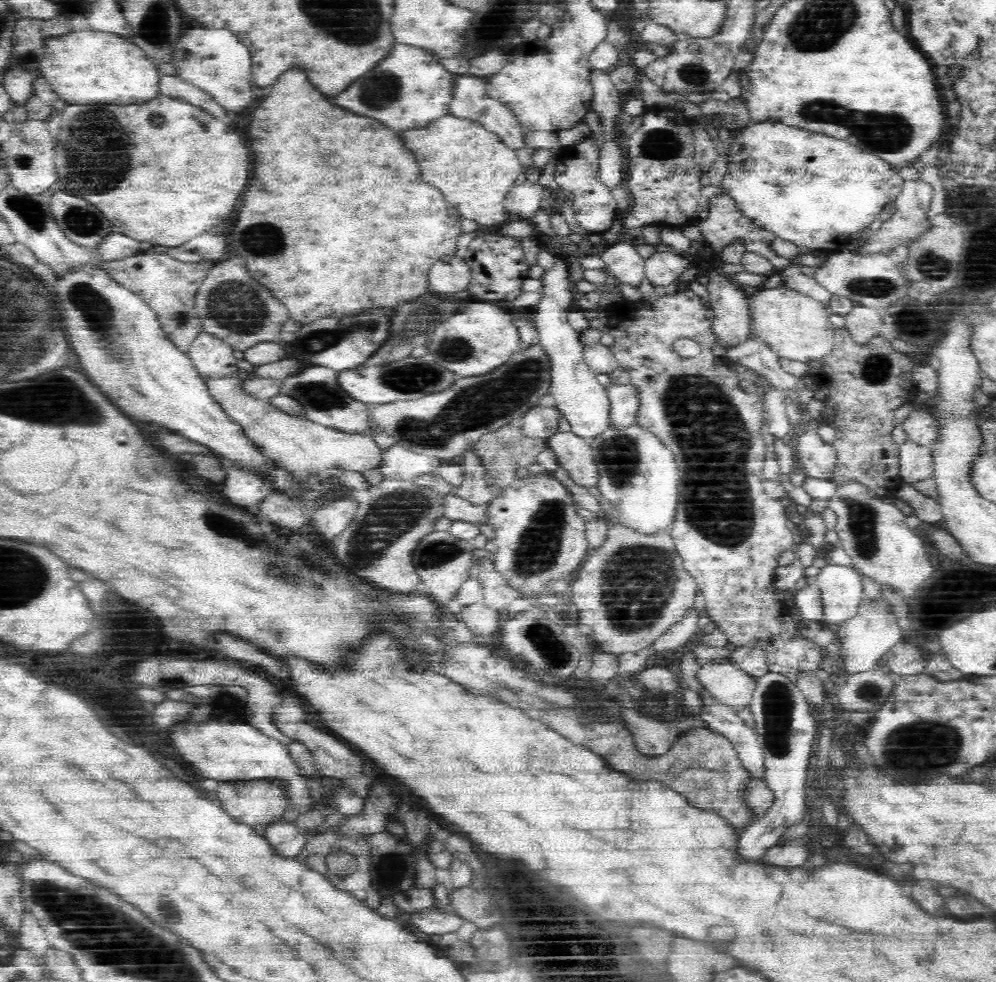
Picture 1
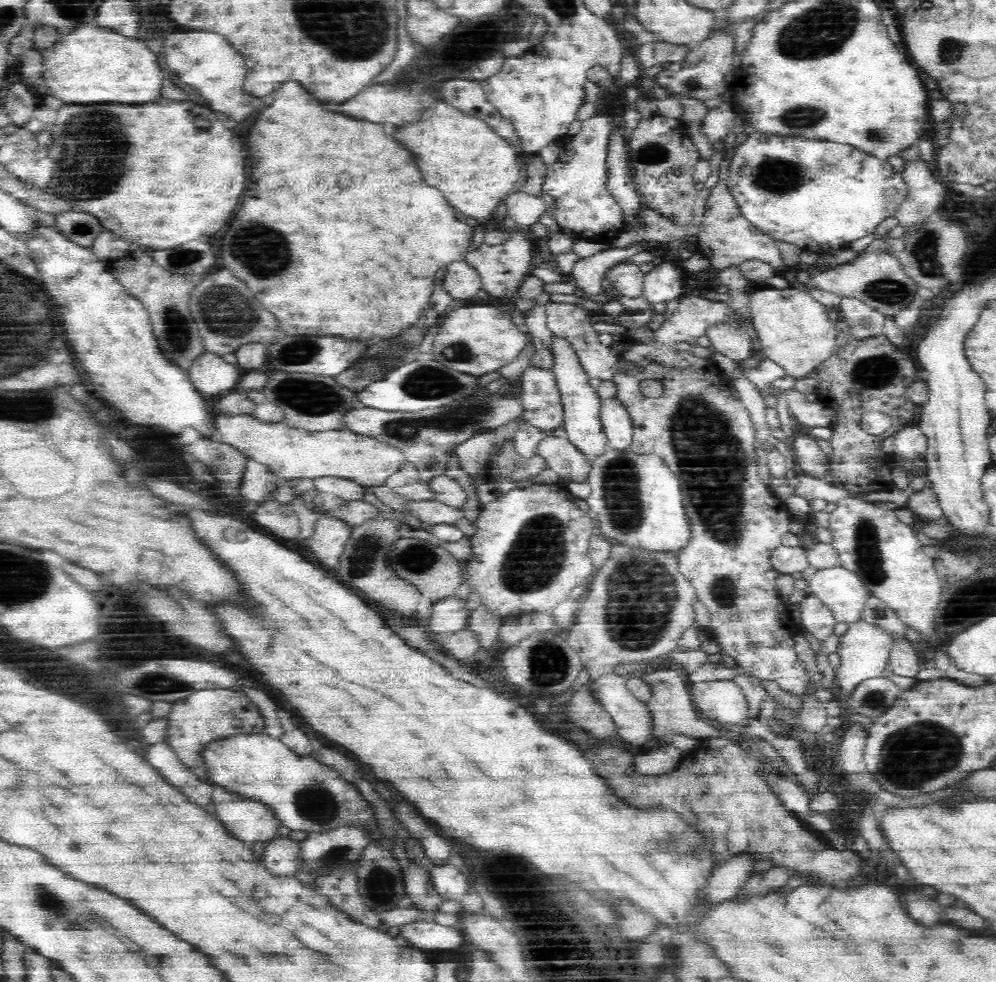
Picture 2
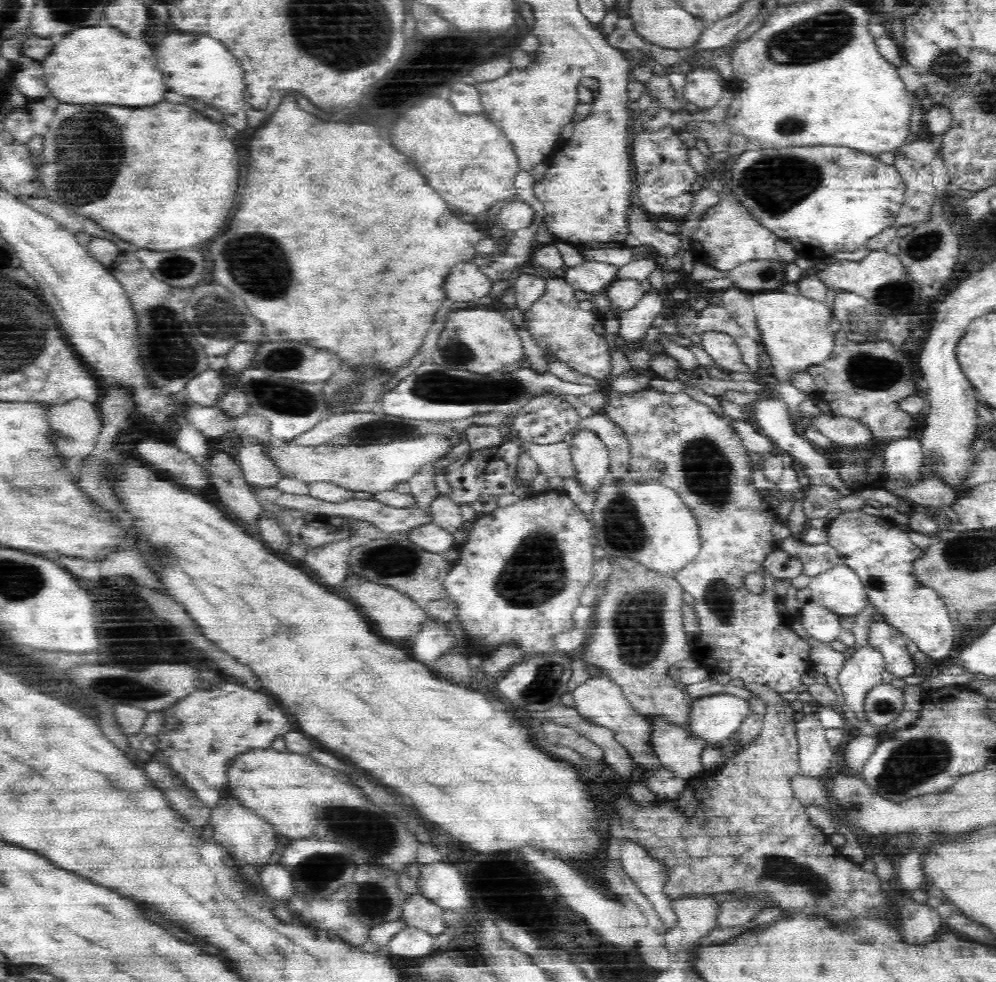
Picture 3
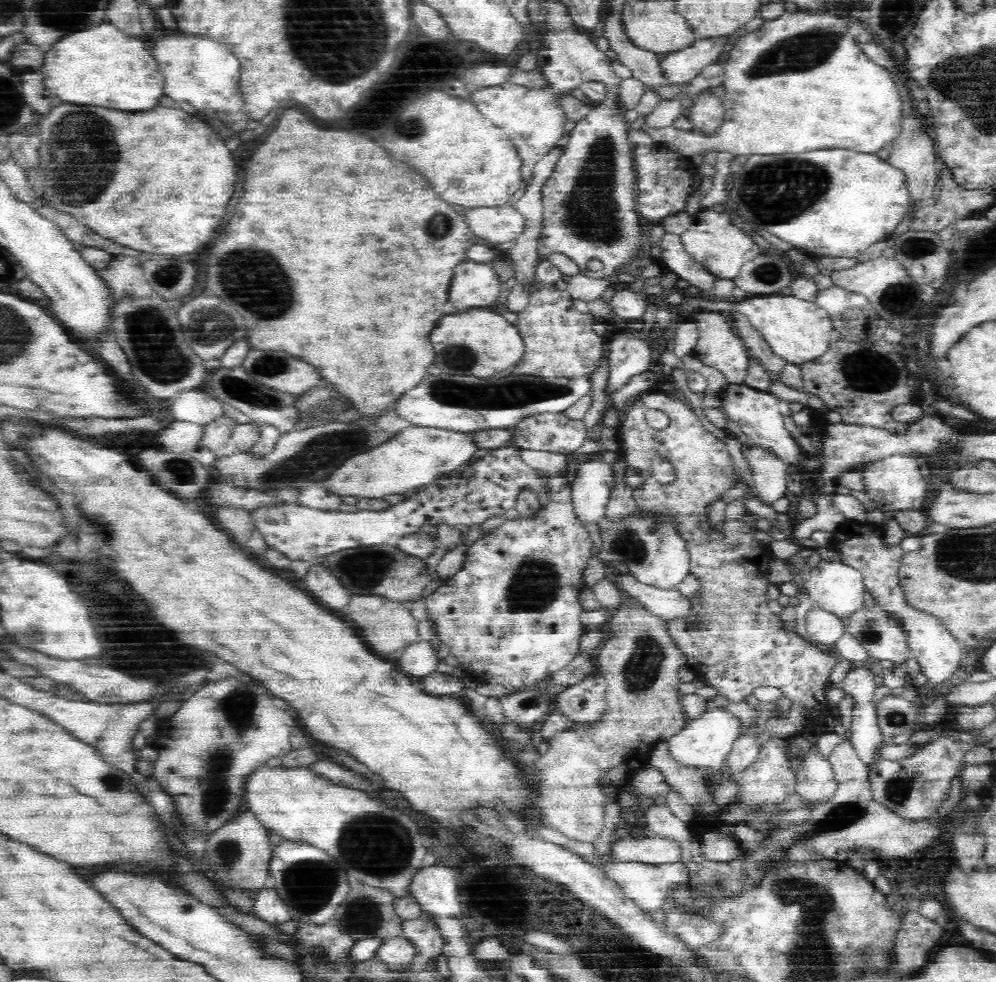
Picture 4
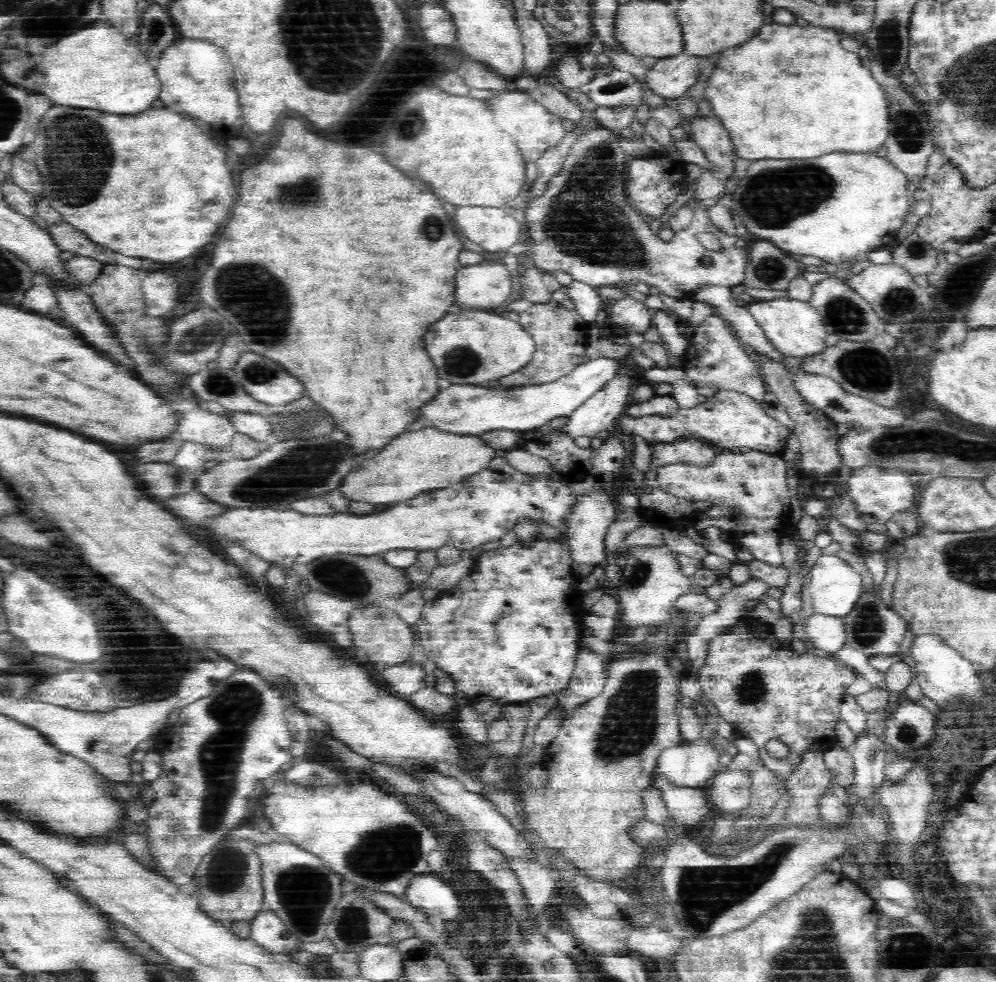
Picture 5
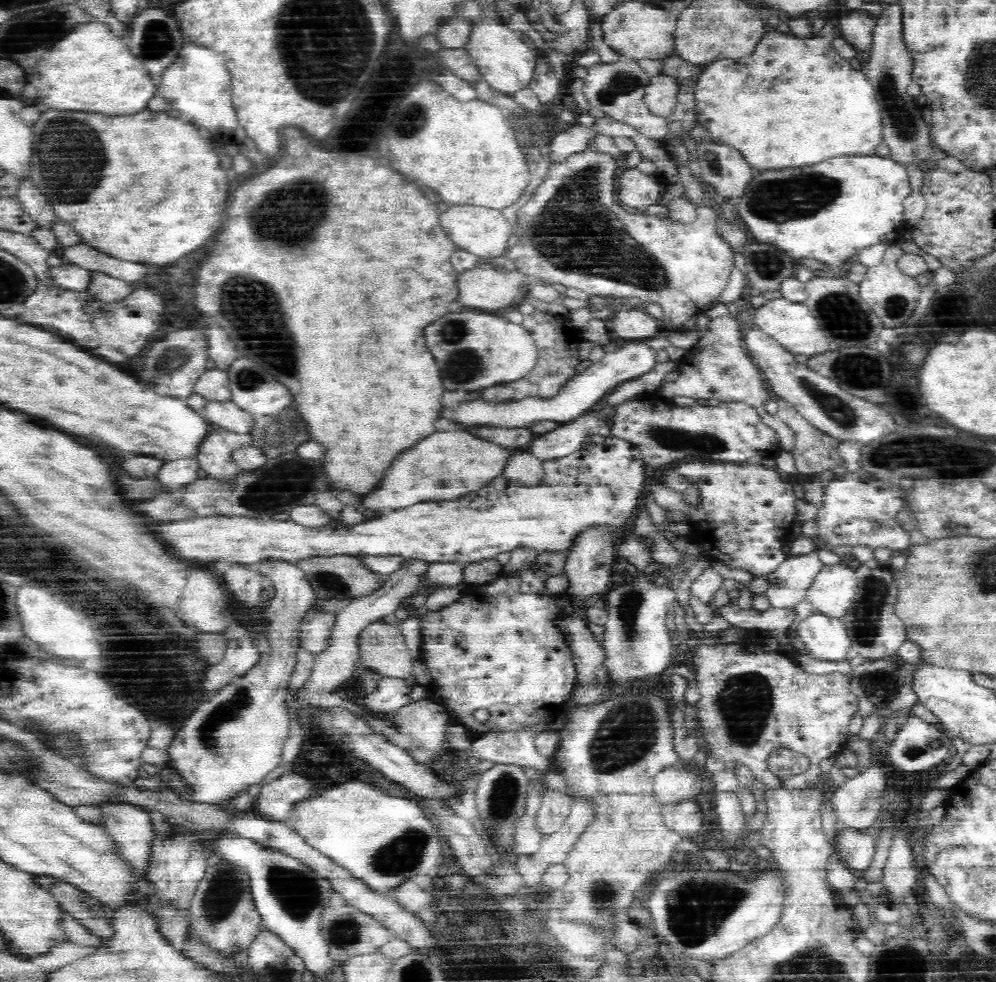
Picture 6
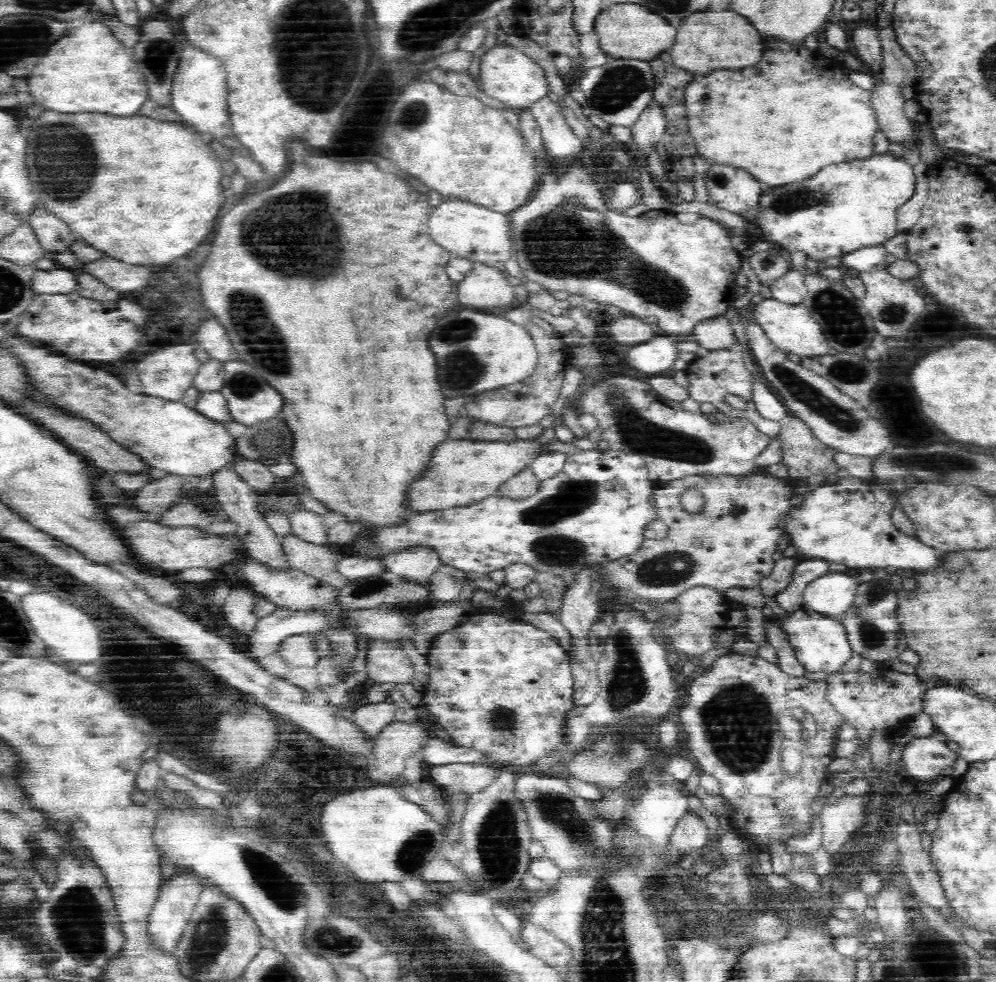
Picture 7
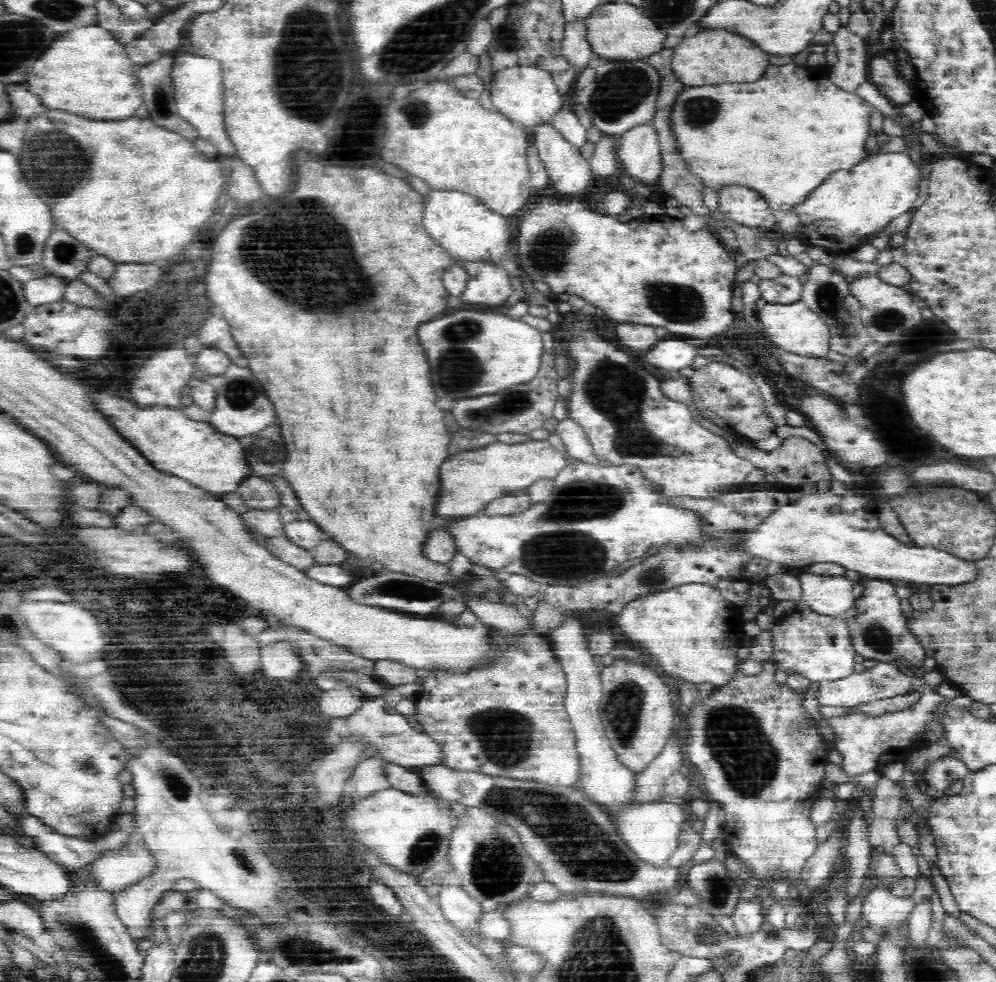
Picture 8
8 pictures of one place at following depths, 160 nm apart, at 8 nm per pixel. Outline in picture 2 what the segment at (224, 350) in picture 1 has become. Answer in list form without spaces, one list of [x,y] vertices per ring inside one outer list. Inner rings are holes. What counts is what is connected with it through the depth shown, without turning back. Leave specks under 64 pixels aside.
[[[207,349],[190,364],[190,379],[195,387],[212,399],[233,391],[244,373],[238,364],[226,362],[222,354]]]

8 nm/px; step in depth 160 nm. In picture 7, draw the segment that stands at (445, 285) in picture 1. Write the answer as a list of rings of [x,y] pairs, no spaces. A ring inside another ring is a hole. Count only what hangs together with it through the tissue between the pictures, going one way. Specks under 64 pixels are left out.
[[[476,262],[458,284],[459,302],[468,308],[508,306],[518,298],[519,285],[502,275],[500,269]]]

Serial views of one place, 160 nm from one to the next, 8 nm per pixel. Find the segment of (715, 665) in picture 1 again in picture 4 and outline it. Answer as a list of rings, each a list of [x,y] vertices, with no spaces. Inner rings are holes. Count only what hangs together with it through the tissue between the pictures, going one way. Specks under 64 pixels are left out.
[[[723,706],[714,707],[705,710],[697,718],[689,719],[688,724],[671,736],[669,747],[675,760],[683,764],[693,764],[700,768],[719,768],[729,755],[732,743],[740,736],[740,728],[742,728],[740,718],[736,718]]]

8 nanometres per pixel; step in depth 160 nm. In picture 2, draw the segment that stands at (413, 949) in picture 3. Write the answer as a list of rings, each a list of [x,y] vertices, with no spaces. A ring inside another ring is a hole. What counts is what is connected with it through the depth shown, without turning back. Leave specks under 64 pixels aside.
[[[431,917],[425,920],[412,920],[401,926],[399,932],[412,940],[411,946],[426,951],[458,948],[463,944],[463,931],[459,925],[443,926]]]

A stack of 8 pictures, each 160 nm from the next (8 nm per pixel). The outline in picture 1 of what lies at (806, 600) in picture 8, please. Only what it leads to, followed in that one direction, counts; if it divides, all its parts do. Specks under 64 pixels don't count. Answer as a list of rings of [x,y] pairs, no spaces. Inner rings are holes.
[[[830,562],[821,568],[814,581],[821,590],[823,623],[838,625],[858,612],[864,598],[860,572]]]

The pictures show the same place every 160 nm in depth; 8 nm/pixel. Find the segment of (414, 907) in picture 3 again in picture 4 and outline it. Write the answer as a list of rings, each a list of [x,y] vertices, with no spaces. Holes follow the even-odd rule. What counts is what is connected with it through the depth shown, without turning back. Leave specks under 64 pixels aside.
[[[424,912],[416,918],[403,920],[402,935],[414,942],[421,954],[434,960],[441,954],[445,942],[432,917]]]

